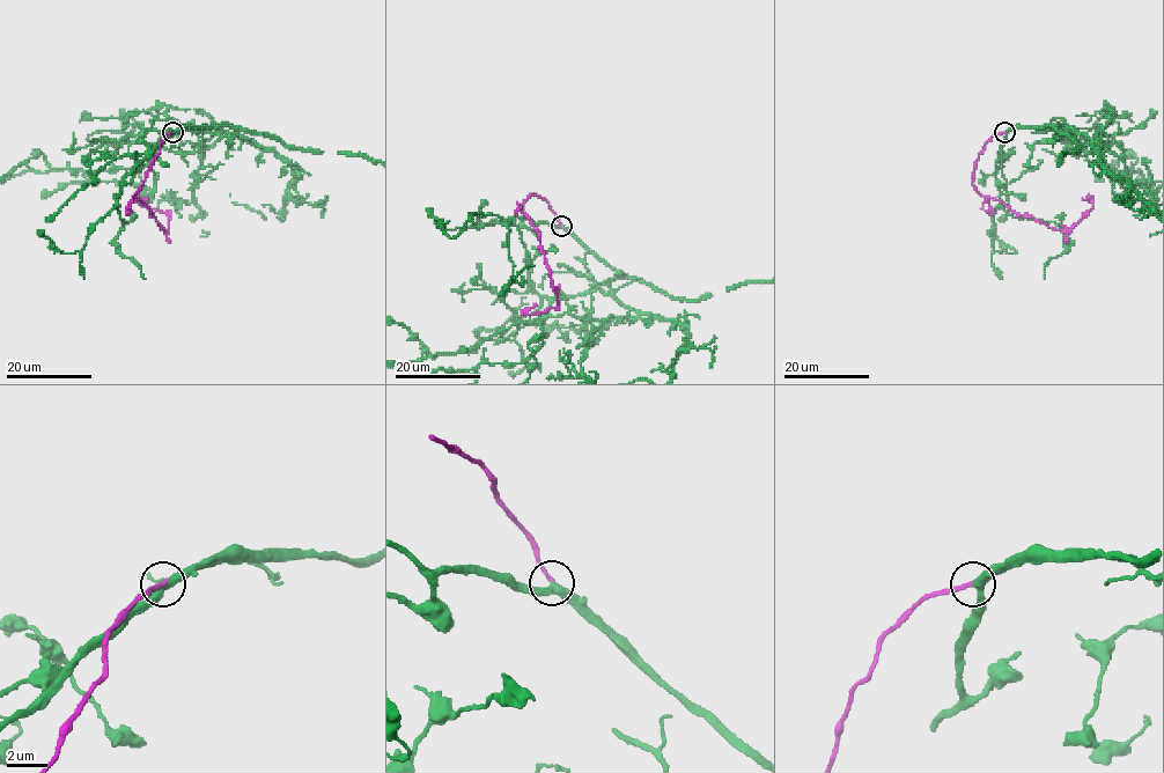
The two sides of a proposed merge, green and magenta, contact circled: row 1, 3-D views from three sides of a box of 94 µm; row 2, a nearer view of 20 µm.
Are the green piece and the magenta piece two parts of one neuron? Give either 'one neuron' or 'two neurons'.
one neuron

